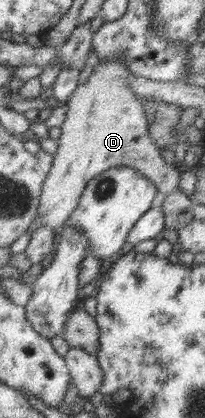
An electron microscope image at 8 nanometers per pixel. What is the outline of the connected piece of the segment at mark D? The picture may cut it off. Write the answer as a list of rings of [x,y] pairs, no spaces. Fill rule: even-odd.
[[[102,61],[96,65],[91,77],[78,86],[66,102],[67,113],[65,113],[64,123],[60,126],[61,137],[58,141],[58,149],[54,154],[47,179],[43,182],[39,199],[37,219],[41,225],[52,227],[54,231],[60,231],[79,205],[79,199],[83,195],[87,182],[103,171],[120,165],[133,167],[145,175],[165,197],[171,192],[181,192],[178,188],[179,170],[175,165],[167,164],[161,158],[161,150],[153,144],[151,136],[149,136],[149,125],[144,114],[144,105],[133,95],[131,87],[129,87],[129,75],[131,75],[129,71],[119,61]]]

